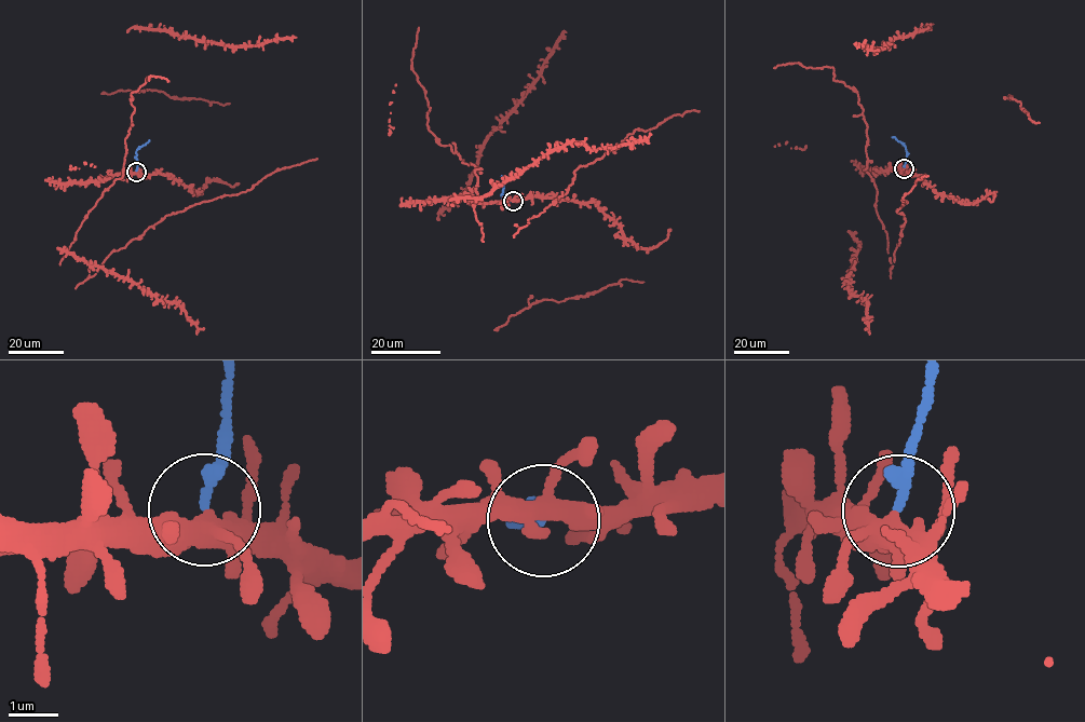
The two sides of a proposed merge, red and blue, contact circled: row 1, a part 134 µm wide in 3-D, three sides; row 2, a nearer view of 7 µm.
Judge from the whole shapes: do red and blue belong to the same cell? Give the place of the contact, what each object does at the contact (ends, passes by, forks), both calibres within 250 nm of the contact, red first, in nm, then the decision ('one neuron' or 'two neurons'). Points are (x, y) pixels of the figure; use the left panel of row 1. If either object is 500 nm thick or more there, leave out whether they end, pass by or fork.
place (136, 172); red forks; blue ends; calibres 340 and 240 nm; two neurons

